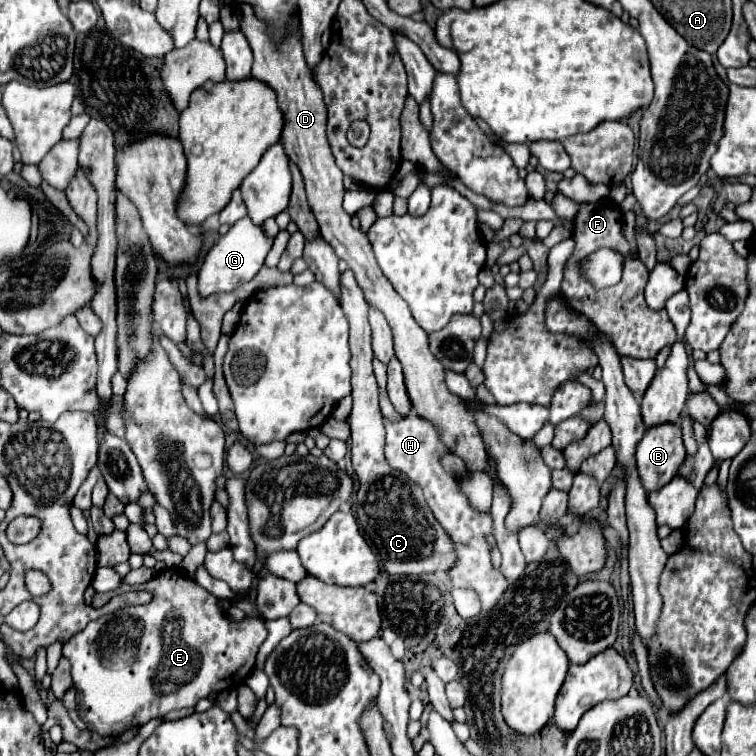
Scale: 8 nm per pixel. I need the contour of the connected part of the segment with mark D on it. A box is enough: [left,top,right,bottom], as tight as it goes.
[236,5,498,481]

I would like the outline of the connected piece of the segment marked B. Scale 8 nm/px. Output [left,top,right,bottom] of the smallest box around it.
[636,423,686,491]

